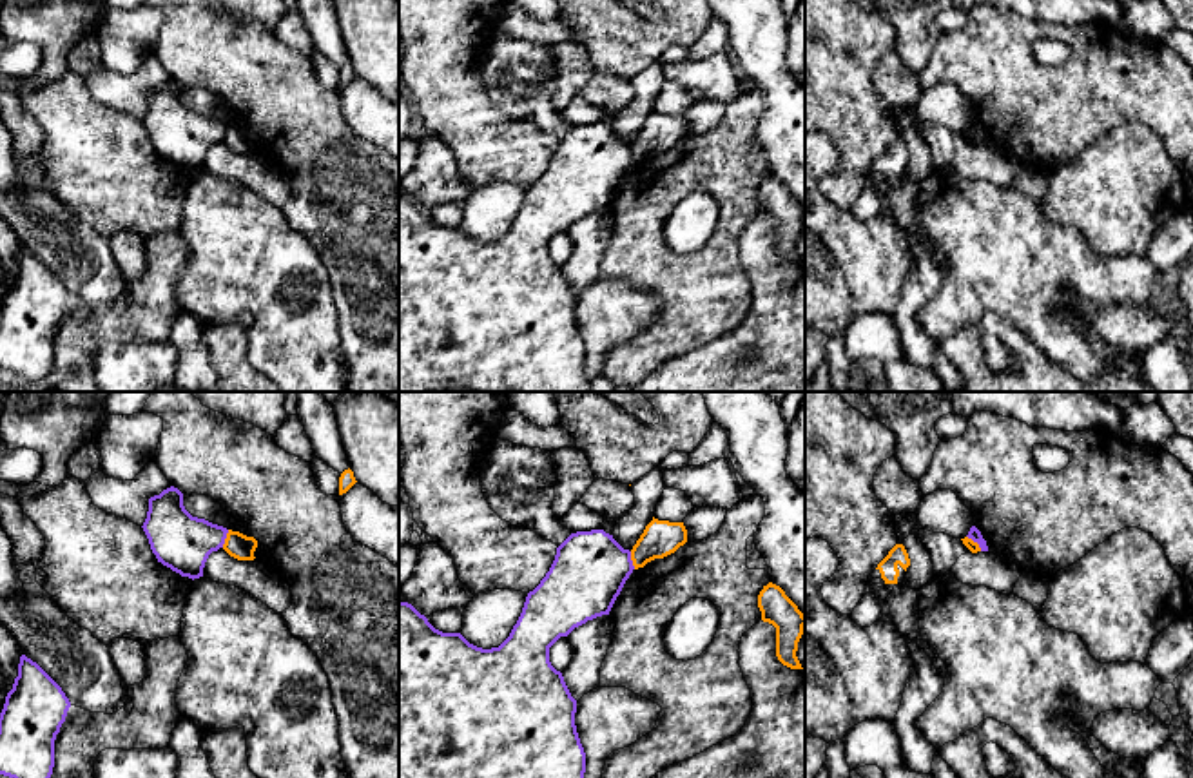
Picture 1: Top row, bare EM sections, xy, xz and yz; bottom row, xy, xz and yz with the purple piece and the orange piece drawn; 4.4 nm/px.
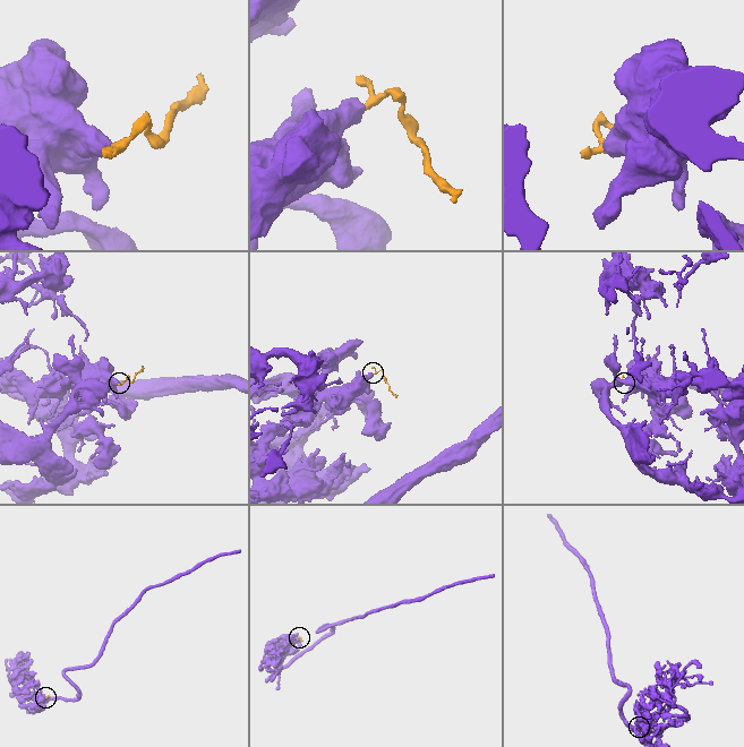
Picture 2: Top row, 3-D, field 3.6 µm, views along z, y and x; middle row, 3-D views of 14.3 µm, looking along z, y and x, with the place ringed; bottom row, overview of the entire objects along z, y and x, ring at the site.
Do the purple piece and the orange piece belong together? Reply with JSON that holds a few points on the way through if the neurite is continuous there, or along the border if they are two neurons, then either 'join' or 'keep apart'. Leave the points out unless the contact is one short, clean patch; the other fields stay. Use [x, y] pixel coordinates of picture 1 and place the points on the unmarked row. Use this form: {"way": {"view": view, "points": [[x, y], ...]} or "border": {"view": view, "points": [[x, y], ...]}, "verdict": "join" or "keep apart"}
{"border": {"view": "xy", "points": [[229, 124], [222, 140]]}, "verdict": "keep apart"}

